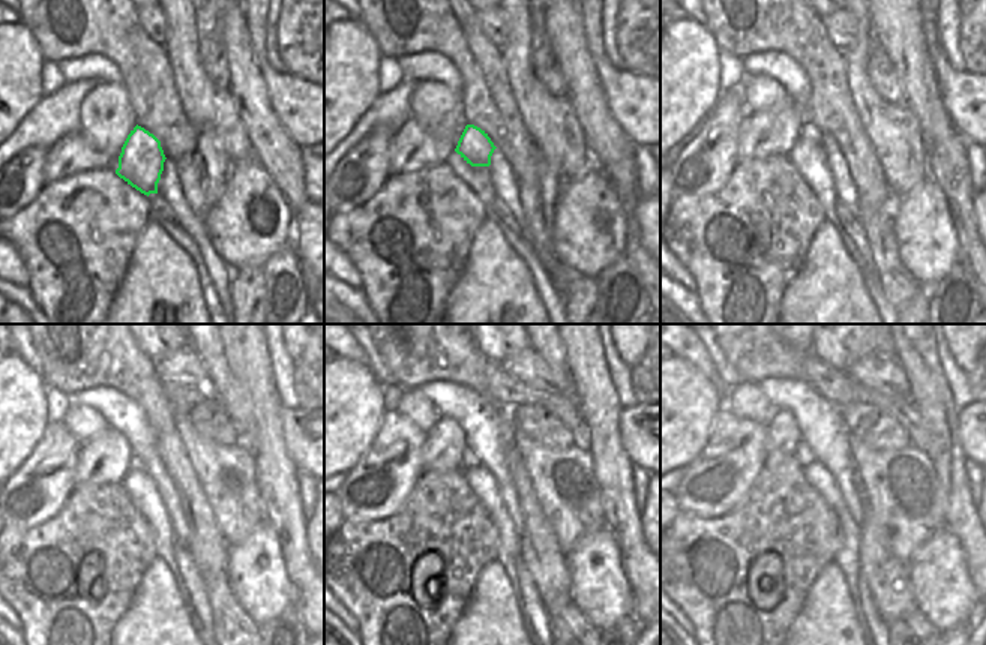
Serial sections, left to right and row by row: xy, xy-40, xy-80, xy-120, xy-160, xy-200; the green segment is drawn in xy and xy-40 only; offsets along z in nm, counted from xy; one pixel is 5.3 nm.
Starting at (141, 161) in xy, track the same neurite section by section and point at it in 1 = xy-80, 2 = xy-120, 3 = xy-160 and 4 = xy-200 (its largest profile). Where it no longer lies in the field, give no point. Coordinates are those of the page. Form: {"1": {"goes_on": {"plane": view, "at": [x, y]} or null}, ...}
{"1": {"goes_on": {"plane": "xy-80", "at": [808, 131]}}, "2": {"goes_on": {"plane": "xy-120", "at": [135, 464]}}, "3": {"goes_on": {"plane": "xy-160", "at": [470, 459]}}, "4": {"goes_on": {"plane": "xy-200", "at": [803, 453]}}}

